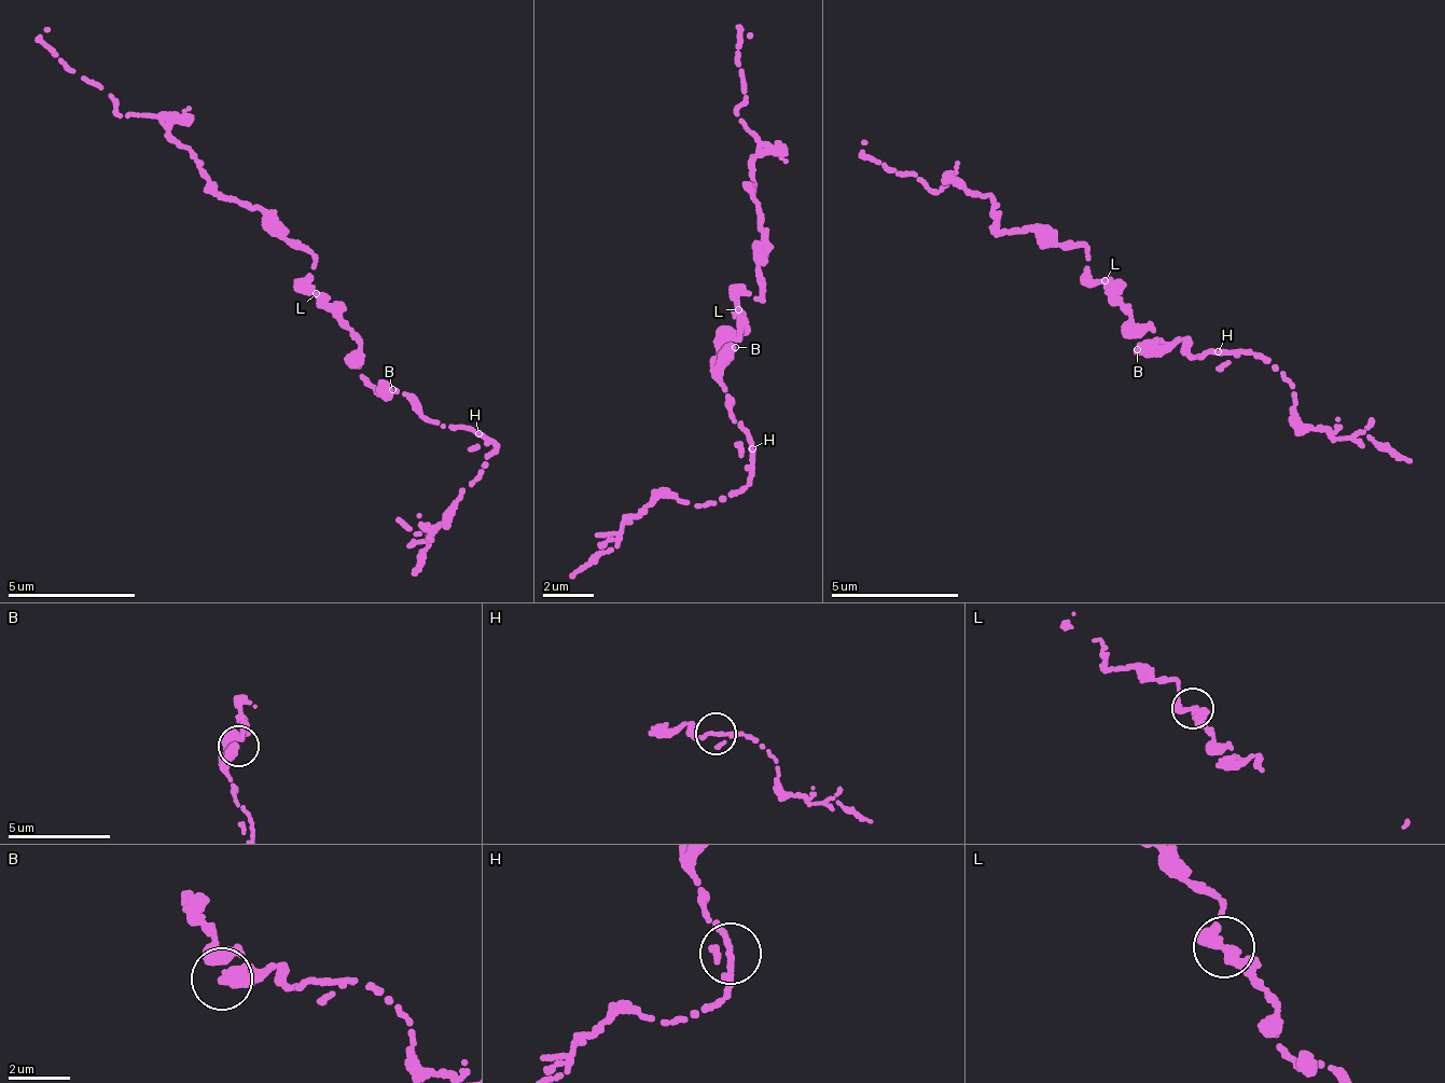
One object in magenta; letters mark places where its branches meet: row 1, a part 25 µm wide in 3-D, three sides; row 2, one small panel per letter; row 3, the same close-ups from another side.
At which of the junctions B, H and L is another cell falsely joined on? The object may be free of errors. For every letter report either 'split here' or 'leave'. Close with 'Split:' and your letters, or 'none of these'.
B: leave
H: leave
L: leave
Split: none of these

